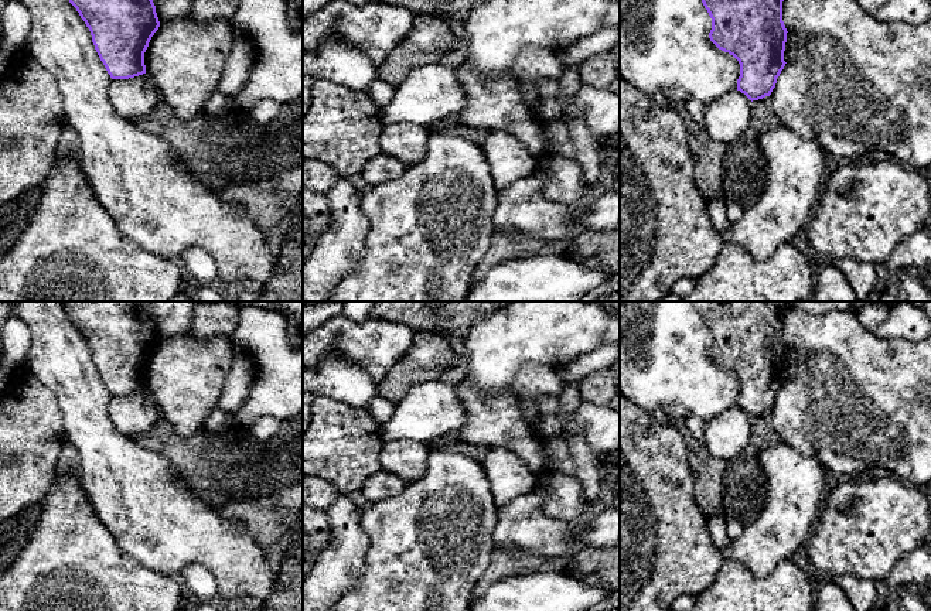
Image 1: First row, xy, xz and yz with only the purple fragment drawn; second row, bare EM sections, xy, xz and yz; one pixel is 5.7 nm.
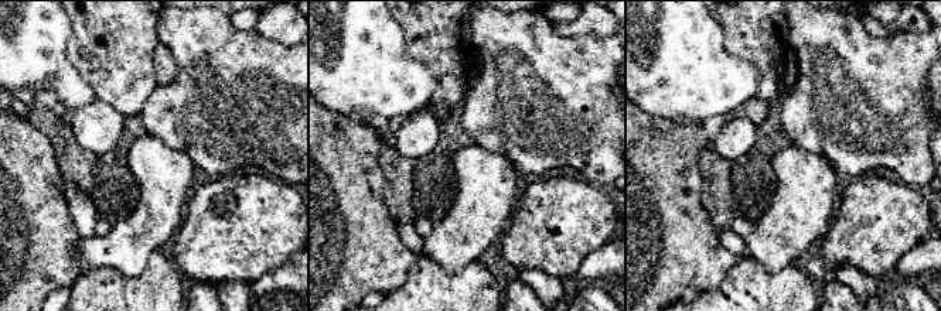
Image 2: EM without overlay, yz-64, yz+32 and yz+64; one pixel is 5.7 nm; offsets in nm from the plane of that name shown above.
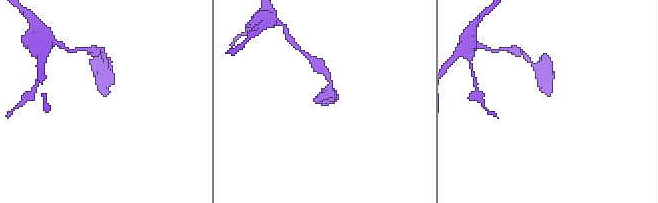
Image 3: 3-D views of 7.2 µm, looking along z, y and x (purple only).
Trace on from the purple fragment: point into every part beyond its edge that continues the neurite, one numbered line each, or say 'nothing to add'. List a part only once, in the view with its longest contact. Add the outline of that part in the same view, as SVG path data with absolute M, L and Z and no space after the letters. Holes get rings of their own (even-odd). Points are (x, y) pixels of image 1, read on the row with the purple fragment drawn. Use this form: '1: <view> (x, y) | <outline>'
nothing to add

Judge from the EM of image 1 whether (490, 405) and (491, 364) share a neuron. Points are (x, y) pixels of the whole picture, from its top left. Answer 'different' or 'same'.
different

